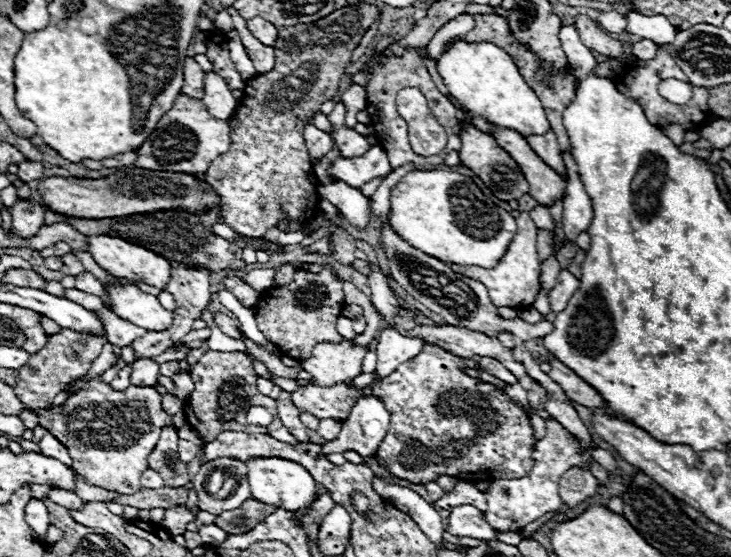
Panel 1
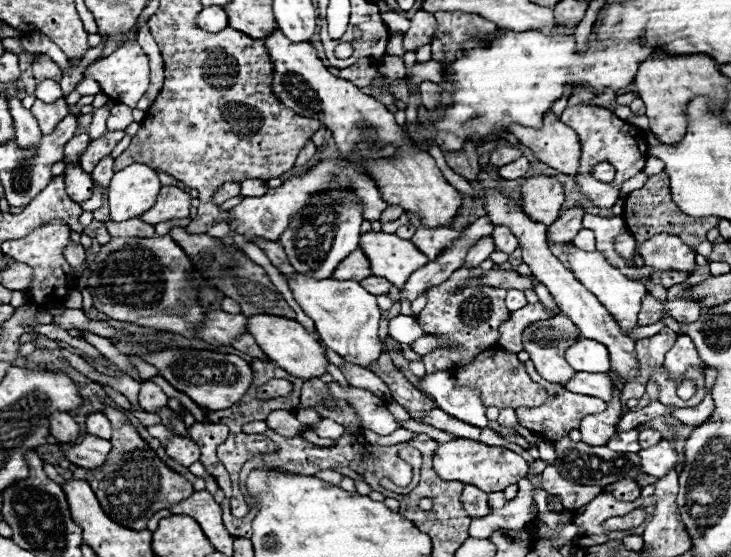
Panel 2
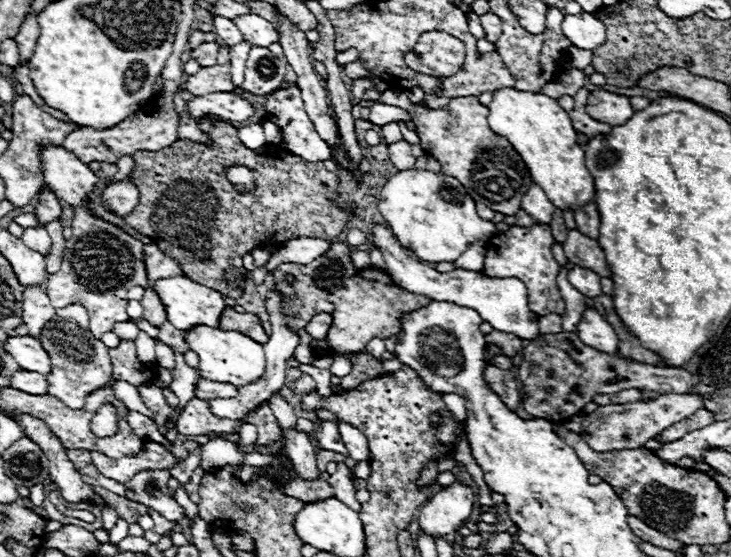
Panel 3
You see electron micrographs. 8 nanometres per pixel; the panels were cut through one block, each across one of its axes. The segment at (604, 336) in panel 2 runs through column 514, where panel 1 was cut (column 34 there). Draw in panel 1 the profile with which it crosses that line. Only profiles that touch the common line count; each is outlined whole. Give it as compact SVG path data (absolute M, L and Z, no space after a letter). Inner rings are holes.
M18 200L12 208L12 226L14 234L20 238L30 238L38 234L38 230L44 224L44 208L34 200Z

